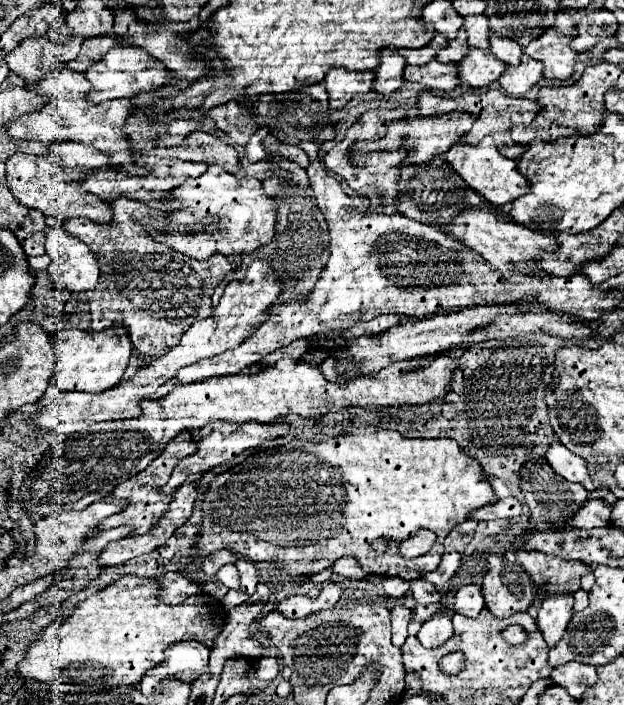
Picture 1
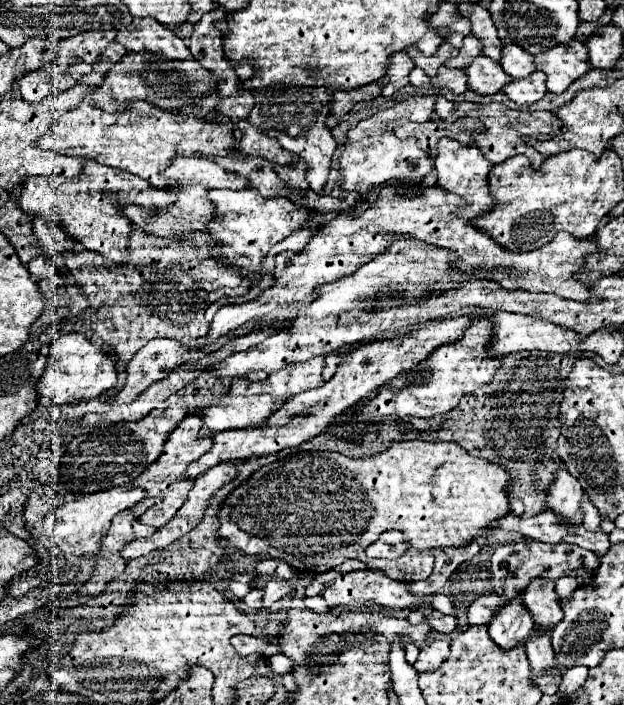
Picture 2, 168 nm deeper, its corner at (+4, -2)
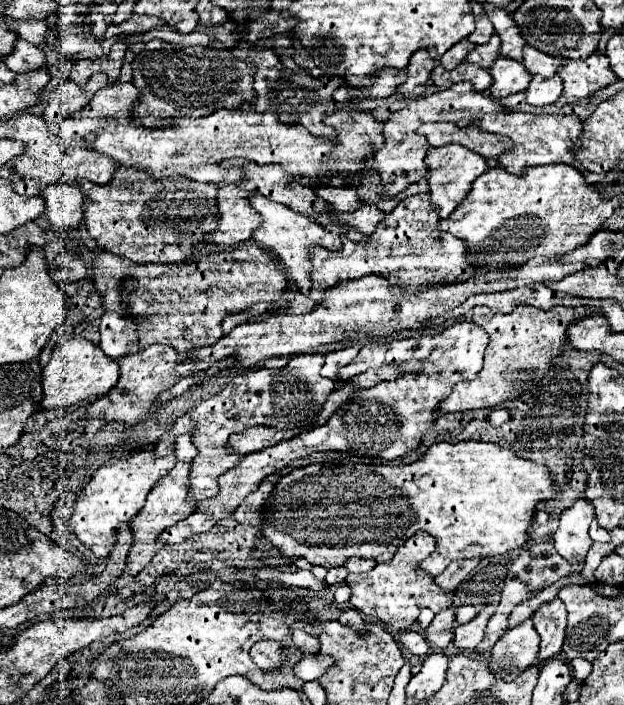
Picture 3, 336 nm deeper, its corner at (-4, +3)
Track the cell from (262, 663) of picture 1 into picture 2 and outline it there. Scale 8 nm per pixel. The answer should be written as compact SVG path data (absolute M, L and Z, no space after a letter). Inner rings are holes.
M274 654L274 656L268 658L268 666L270 666L276 674L286 674L286 672L292 672L294 660L290 660L290 658L284 656L284 654Z

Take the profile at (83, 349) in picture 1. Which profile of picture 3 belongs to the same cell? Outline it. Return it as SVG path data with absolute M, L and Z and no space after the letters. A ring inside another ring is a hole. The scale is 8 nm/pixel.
M82 337L68 339L54 349L50 363L42 369L42 389L44 389L42 409L70 407L90 397L102 397L116 385L118 377L120 377L118 363L110 359L98 345L92 345L88 339Z

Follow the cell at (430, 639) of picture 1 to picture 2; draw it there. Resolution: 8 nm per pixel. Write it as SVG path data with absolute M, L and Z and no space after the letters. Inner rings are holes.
M426 640L420 646L420 656L418 656L414 668L418 672L434 670L446 660L446 654L450 654L450 648L448 648L446 640Z

